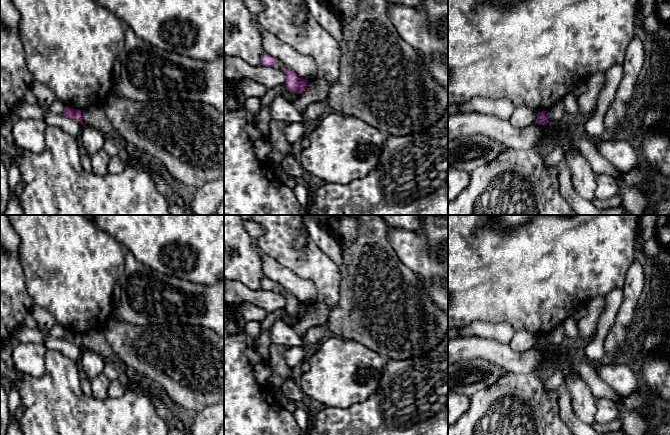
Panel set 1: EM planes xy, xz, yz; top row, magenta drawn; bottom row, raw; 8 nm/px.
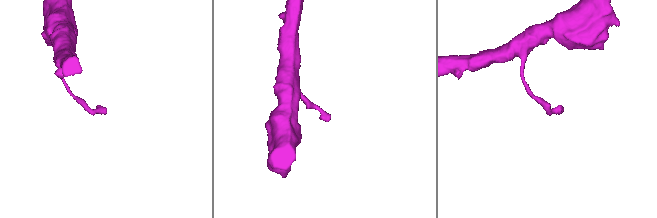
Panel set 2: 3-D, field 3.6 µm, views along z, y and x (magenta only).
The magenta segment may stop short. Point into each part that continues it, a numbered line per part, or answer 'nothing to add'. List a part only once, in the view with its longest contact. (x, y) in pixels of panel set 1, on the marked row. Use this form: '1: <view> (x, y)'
nothing to add

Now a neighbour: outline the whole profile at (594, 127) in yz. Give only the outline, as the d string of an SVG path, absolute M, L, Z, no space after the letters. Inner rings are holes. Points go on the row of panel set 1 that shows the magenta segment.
M616 65L605 71L605 84L598 94L596 110L584 125L586 136L589 138L597 139L606 135L604 116L615 98L623 75L622 65Z

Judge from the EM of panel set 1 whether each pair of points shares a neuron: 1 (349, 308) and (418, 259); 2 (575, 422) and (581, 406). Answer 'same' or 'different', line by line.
1: different
2: different

